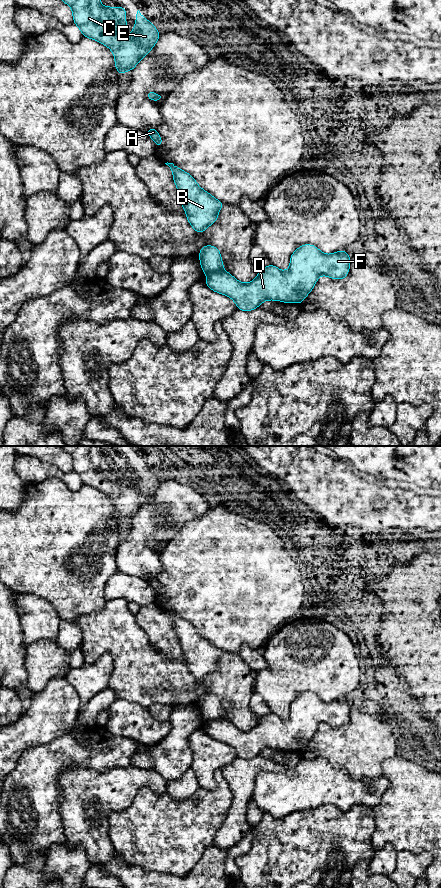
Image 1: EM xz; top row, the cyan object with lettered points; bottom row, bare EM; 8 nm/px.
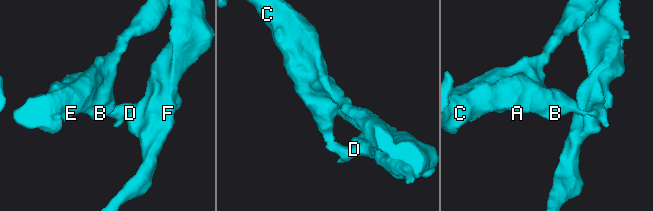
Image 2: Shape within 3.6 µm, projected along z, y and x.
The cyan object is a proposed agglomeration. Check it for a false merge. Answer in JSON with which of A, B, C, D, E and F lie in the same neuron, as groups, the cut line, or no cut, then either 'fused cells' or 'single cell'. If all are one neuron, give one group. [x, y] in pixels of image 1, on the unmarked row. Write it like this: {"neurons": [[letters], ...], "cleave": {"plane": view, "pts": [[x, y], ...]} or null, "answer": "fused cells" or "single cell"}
{"neurons": [["A", "B", "C", "E"], ["D", "F"]], "cleave": {"plane": "xz", "pts": [[221, 717], [208, 722]]}, "answer": "fused cells"}

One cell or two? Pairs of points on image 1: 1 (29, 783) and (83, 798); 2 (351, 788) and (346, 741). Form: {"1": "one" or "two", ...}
{"1": "two", "2": "two"}

